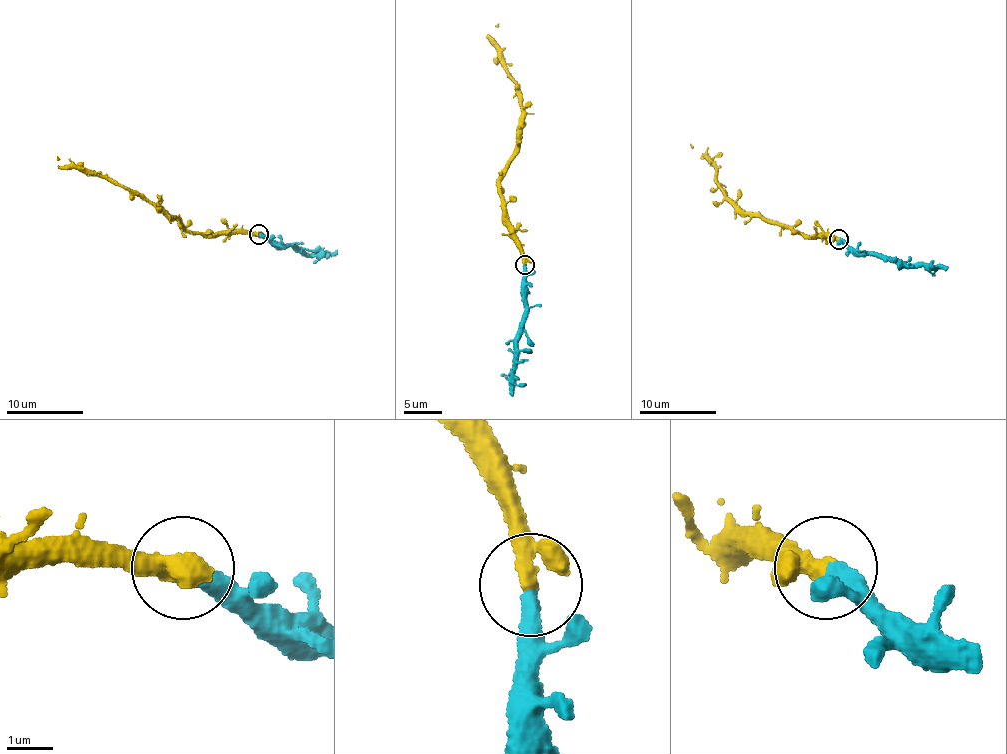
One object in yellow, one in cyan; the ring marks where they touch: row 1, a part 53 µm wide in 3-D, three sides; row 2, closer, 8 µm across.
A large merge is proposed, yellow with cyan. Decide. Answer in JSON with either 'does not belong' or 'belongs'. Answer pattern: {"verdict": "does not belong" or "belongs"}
{"verdict": "belongs"}

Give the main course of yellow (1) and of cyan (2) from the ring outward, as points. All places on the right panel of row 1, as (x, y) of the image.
1: (839, 239), (801, 236), (790, 227), (742, 213), (719, 188), (714, 168), (690, 144)
2: (839, 239), (860, 251), (876, 252), (898, 258), (904, 264), (935, 267), (930, 264)

